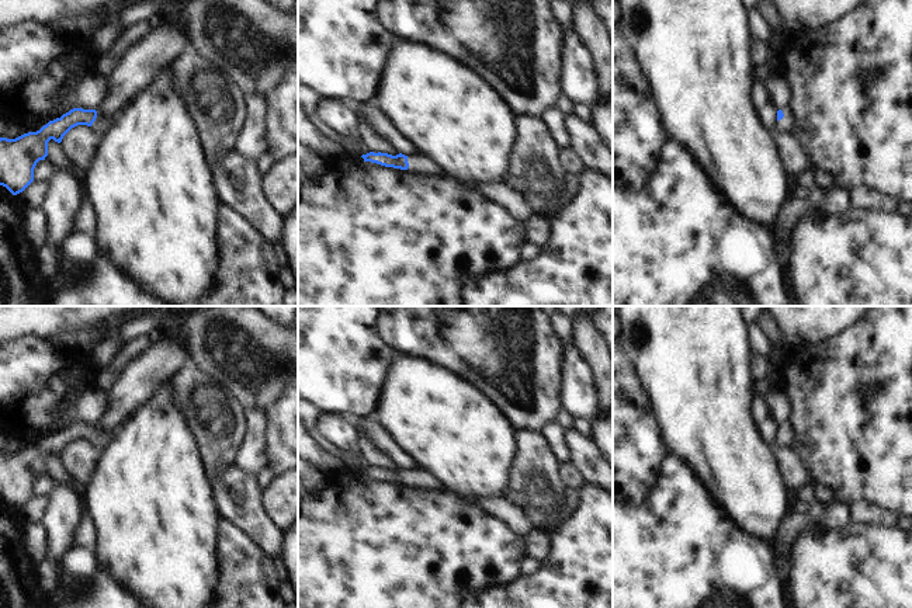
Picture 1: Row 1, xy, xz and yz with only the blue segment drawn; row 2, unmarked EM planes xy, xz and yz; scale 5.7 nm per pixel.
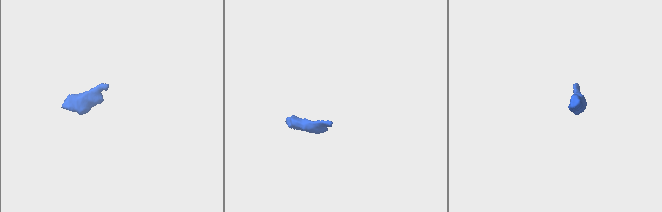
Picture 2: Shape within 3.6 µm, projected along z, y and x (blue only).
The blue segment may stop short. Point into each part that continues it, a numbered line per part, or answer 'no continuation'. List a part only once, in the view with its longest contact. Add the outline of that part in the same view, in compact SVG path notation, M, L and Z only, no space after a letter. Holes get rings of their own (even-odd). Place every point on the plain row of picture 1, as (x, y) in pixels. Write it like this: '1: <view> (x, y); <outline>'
1: yz (786, 437); M781 424L784 431L777 437L777 445L780 444L786 444L790 447L791 441L793 441L793 432L790 430L790 424Z

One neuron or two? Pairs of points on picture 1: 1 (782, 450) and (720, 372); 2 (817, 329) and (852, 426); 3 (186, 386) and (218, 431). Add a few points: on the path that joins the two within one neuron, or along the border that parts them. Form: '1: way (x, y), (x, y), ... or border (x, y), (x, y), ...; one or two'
1: border (772, 451), (782, 483); two
2: border (850, 326), (834, 339), (794, 343); two
3: way (197, 398), (218, 420); one

